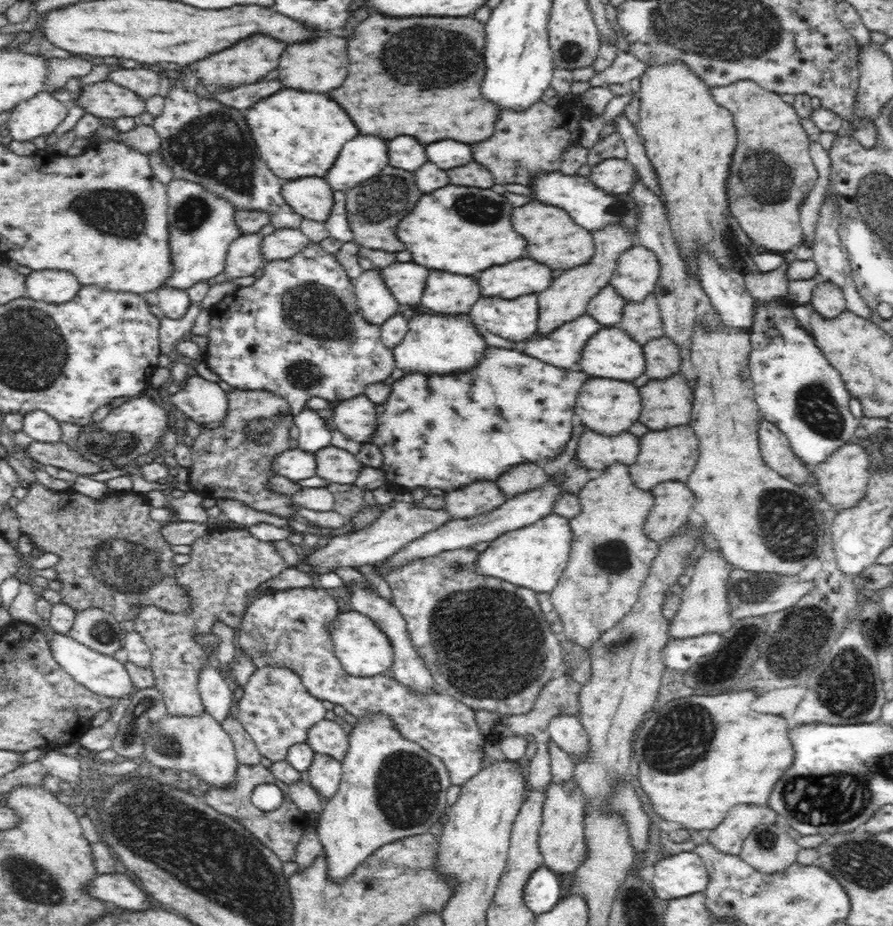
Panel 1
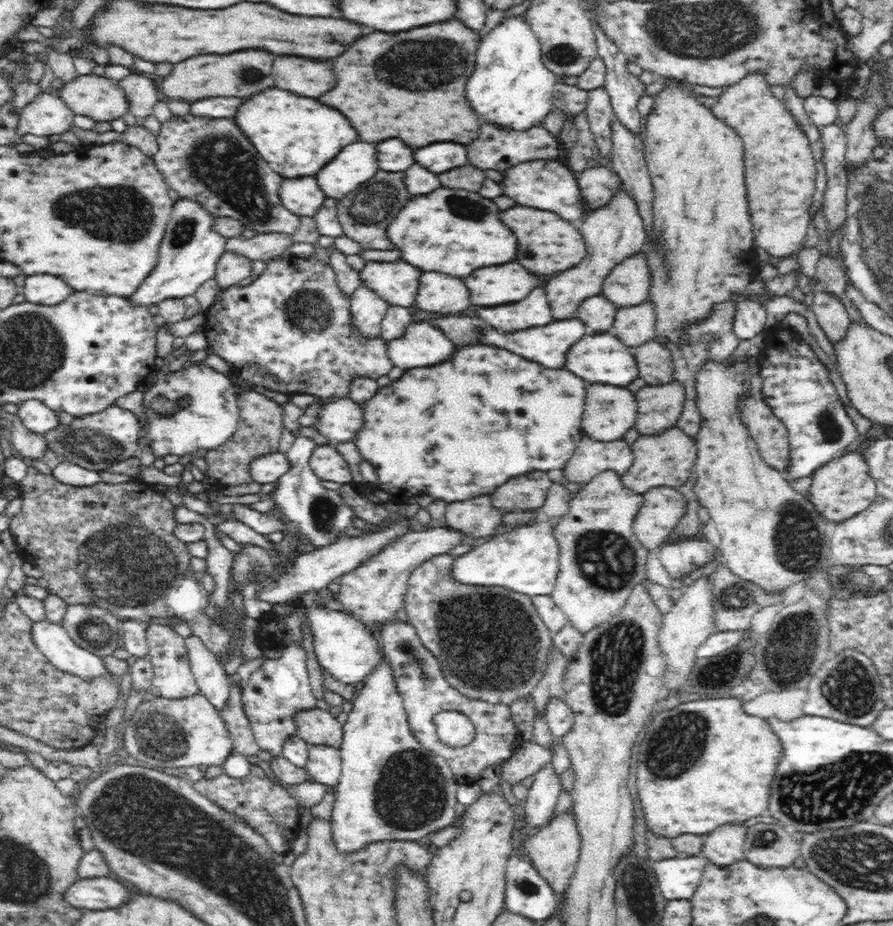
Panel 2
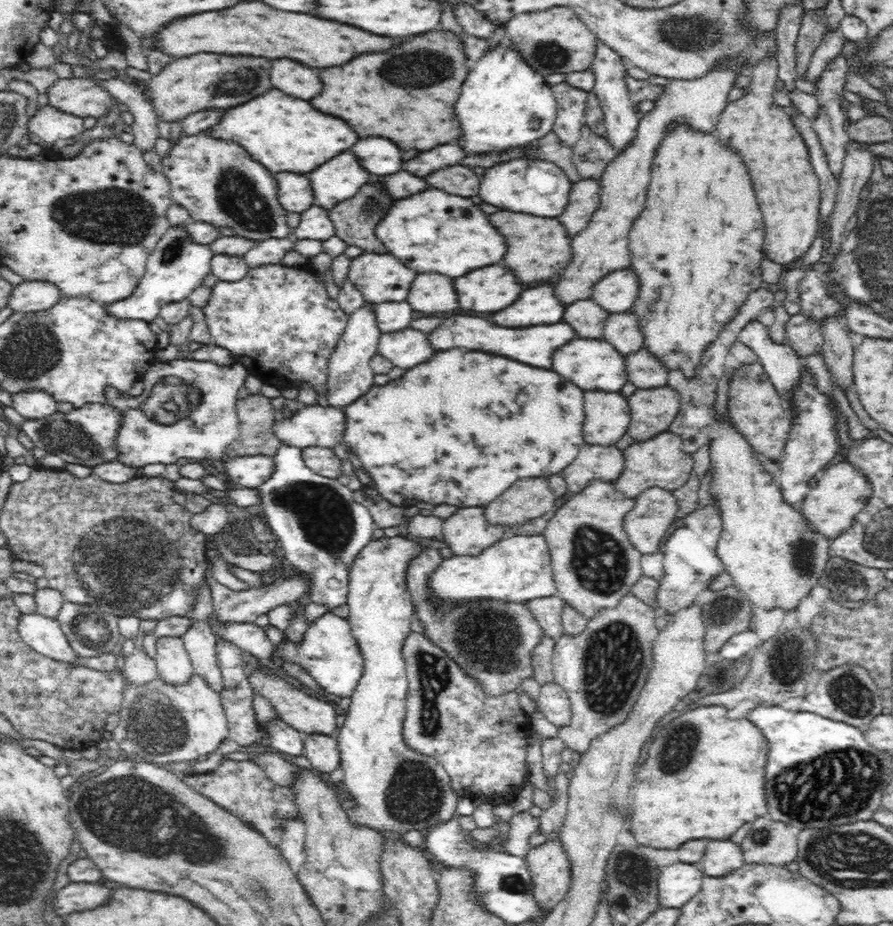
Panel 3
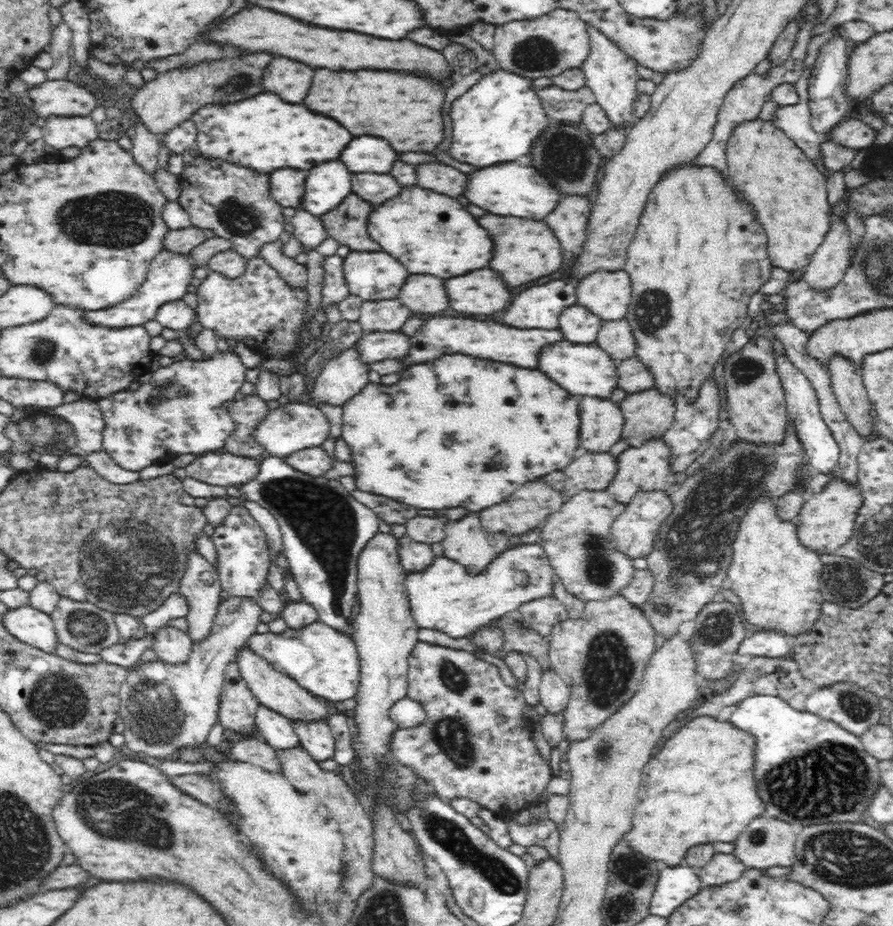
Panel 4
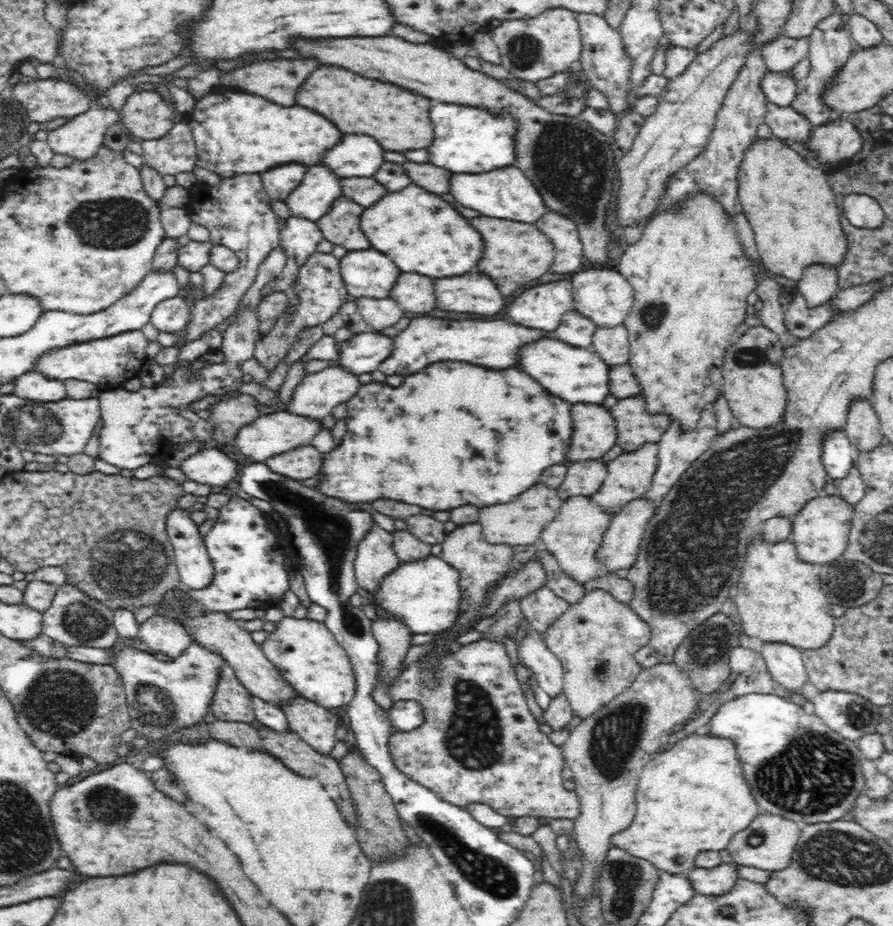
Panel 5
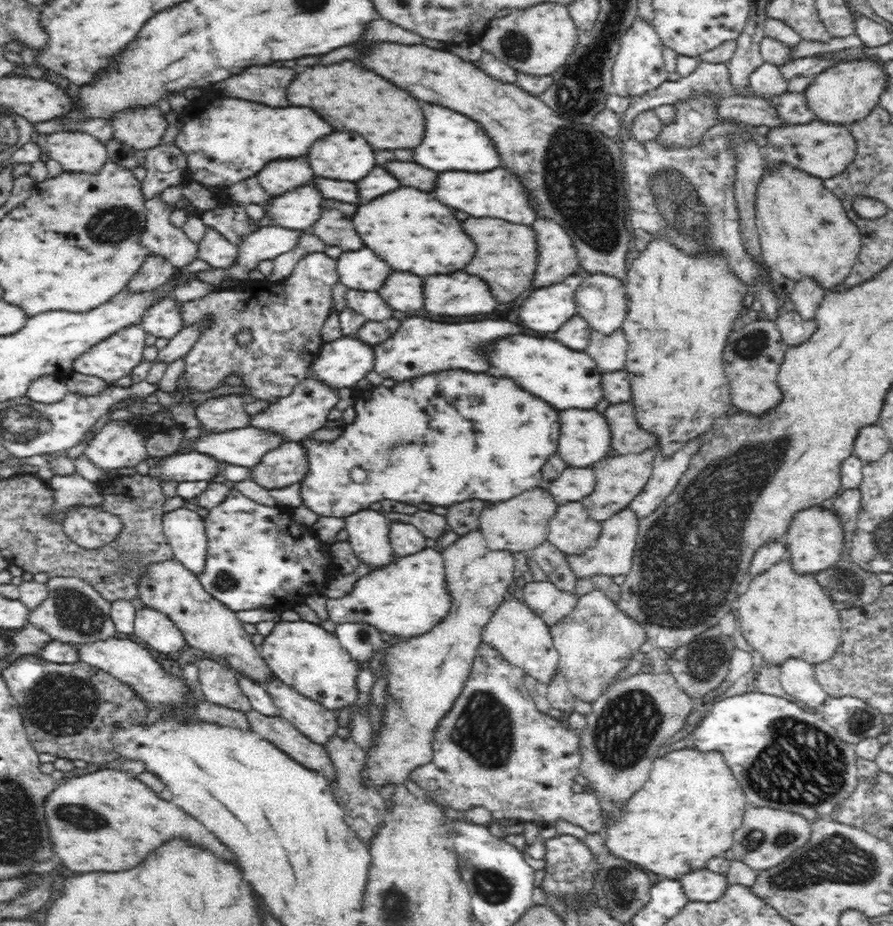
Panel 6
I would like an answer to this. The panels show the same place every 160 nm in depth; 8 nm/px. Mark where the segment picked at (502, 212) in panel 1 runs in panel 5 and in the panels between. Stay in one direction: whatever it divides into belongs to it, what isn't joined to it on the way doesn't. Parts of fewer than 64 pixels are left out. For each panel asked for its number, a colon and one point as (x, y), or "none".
2: (453, 231)
3: (432, 231)
4: (429, 233)
5: (421, 233)

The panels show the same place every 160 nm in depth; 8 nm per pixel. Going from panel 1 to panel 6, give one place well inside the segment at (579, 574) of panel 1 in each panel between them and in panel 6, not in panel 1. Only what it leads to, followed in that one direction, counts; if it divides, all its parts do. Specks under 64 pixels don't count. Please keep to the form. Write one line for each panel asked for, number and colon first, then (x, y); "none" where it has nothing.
2: (601, 560)
3: (594, 564)
4: (576, 539)
5: (573, 536)
6: (571, 529)

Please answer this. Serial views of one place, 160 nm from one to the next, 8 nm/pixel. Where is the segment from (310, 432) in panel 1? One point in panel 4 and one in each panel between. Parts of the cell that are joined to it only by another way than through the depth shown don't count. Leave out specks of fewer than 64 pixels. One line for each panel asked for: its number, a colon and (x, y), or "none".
2: (321, 516)
3: (322, 529)
4: (324, 528)

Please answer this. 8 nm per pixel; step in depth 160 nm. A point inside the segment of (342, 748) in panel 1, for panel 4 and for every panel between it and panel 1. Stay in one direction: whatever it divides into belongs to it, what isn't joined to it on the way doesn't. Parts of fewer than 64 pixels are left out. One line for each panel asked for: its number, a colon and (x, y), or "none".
2: (317, 727)
3: (308, 714)
4: (273, 689)

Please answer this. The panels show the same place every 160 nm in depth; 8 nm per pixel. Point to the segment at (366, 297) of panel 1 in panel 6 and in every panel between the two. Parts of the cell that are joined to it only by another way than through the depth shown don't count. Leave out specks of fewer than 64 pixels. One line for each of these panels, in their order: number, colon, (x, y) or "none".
2: (367, 309)
3: (349, 376)
4: (344, 376)
5: (314, 398)
6: (294, 417)

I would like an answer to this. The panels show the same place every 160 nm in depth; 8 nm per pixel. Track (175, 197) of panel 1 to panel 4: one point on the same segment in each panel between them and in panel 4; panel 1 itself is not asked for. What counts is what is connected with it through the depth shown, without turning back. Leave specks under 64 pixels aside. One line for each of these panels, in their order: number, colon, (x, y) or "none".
2: (190, 249)
3: (178, 264)
4: (169, 277)

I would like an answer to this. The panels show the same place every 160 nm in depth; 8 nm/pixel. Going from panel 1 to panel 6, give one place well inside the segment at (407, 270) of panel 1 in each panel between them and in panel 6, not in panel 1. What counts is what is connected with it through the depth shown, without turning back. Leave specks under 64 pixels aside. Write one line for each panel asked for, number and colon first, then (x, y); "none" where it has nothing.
2: (395, 282)
3: (381, 278)
4: (372, 275)
5: (366, 273)
6: (361, 269)

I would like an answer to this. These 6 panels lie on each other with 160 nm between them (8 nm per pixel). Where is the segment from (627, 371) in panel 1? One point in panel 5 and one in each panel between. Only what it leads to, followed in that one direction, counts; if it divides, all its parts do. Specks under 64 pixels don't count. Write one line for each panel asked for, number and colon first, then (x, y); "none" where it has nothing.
2: (601, 358)
3: (591, 364)
4: (584, 370)
5: (574, 375)

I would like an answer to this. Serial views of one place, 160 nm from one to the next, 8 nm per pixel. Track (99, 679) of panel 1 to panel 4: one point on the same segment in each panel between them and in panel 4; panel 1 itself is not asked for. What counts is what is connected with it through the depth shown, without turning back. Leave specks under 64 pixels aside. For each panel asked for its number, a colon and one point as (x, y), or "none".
2: (53, 640)
3: (44, 635)
4: (33, 626)

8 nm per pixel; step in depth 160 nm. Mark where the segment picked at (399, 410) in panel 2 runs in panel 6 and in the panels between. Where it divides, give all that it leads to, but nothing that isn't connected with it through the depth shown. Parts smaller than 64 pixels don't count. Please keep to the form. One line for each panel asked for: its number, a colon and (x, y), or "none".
3: (429, 436)
4: (425, 440)
5: (414, 443)
6: (456, 435)

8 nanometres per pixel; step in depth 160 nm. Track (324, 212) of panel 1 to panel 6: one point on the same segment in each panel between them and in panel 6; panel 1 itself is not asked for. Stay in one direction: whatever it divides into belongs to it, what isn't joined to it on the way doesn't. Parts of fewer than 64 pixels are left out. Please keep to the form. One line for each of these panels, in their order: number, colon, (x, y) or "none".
2: (303, 196)
3: (295, 195)
4: (286, 186)
5: (279, 182)
6: (277, 177)

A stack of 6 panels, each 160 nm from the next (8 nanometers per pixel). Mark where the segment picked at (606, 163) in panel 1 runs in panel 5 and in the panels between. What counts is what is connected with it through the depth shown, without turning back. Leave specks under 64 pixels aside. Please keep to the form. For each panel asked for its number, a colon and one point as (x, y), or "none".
2: (598, 184)
3: (584, 199)
4: (568, 220)
5: (562, 233)

